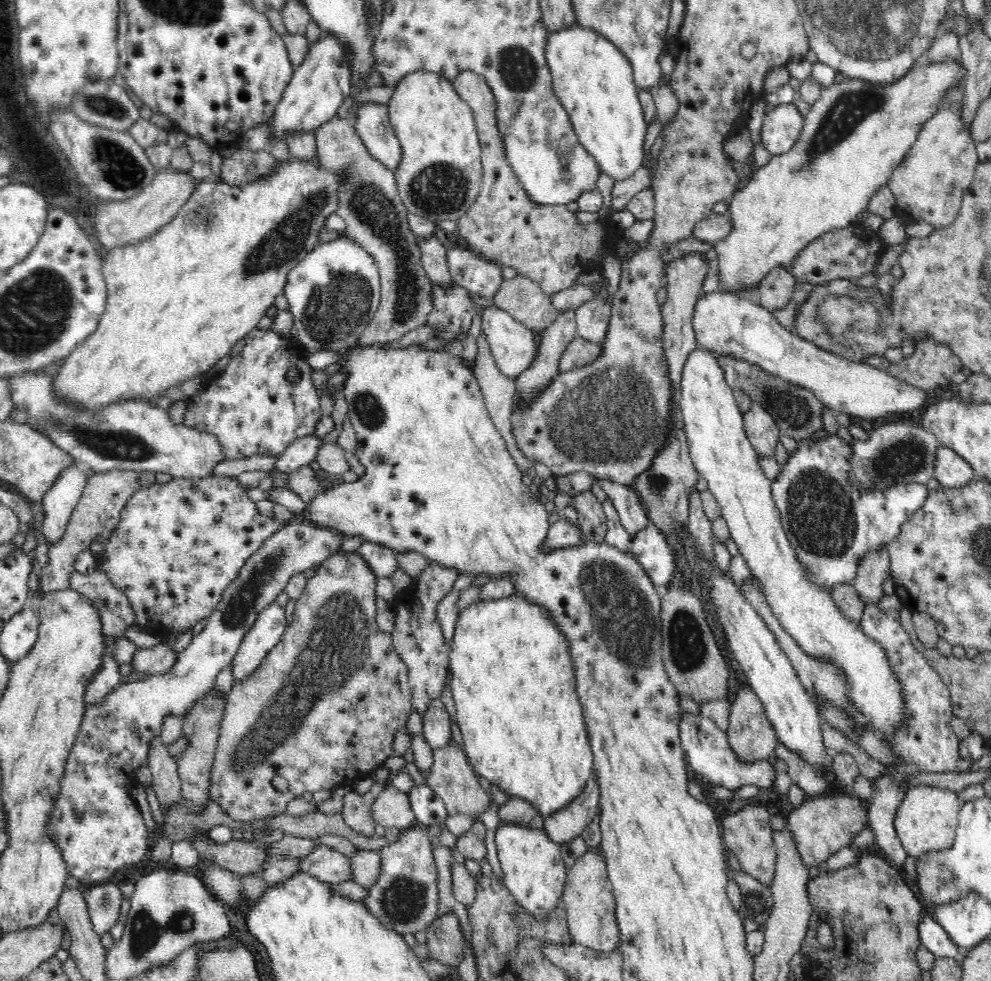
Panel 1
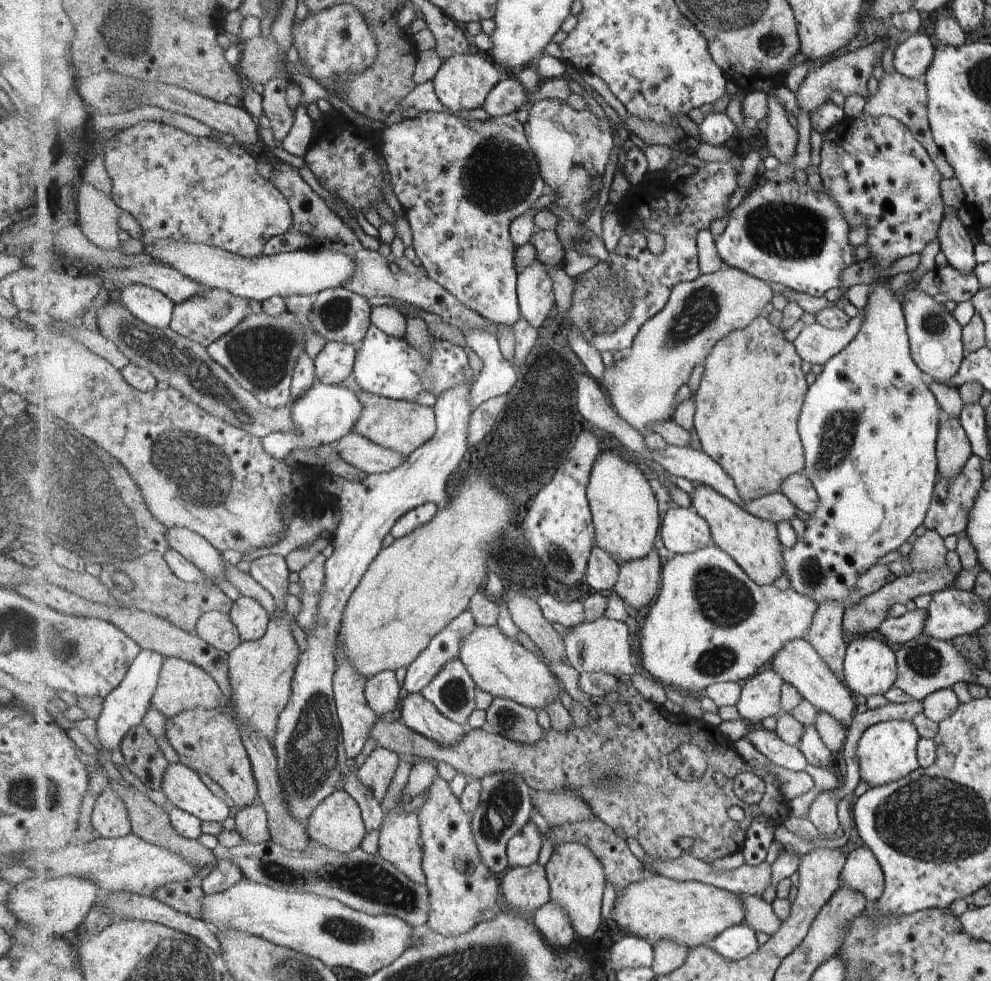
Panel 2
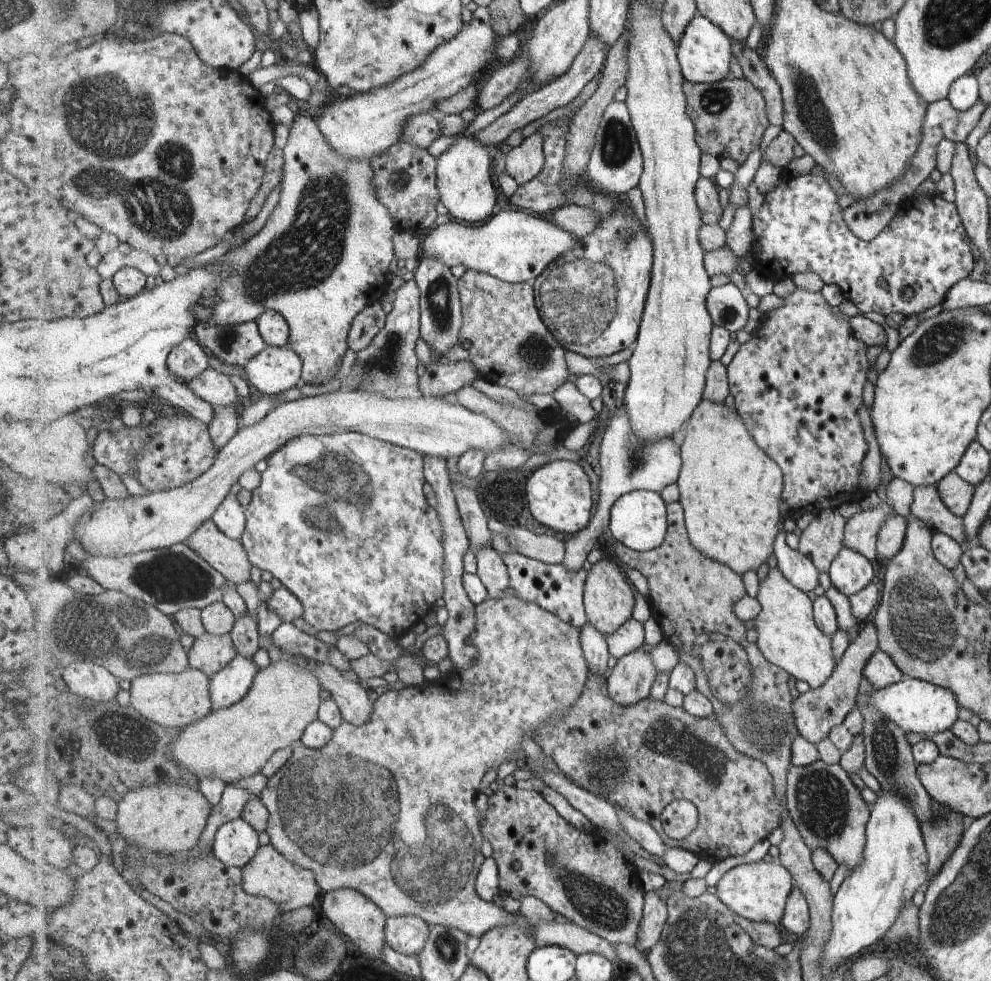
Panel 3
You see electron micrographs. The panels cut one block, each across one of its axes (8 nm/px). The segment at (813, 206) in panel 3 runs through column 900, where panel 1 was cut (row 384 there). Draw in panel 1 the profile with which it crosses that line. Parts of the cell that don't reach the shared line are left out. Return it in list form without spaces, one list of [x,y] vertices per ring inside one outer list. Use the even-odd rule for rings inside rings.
[[[256,328],[251,330],[247,336],[245,337],[247,344],[243,348],[243,351],[239,356],[237,356],[234,360],[232,360],[227,367],[220,372],[219,376],[215,377],[215,381],[206,385],[206,390],[191,398],[186,400],[187,409],[184,413],[184,424],[185,426],[195,428],[200,432],[207,433],[208,435],[213,435],[217,440],[219,440],[220,447],[223,448],[223,454],[227,461],[250,458],[250,456],[254,456],[254,454],[262,454],[264,456],[273,456],[278,457],[282,454],[294,440],[297,438],[302,438],[303,436],[312,435],[312,432],[315,431],[316,422],[320,420],[320,416],[322,415],[322,410],[320,409],[320,398],[322,395],[321,388],[319,385],[319,379],[314,374],[312,368],[303,360],[300,356],[296,355],[296,352],[292,350],[293,344],[289,342],[288,339],[284,337],[282,334],[278,334],[272,330],[272,328],[261,329]],[[290,368],[300,368],[300,372],[302,374],[302,378],[300,382],[297,384],[288,383],[286,381],[286,372],[290,370]]]

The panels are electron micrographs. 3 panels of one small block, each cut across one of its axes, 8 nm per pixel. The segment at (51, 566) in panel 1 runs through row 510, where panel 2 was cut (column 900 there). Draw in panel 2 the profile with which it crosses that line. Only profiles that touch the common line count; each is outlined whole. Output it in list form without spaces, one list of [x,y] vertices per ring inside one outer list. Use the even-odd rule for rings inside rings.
[[[897,71],[889,72],[889,74],[883,73],[879,81],[877,81],[875,94],[869,96],[867,99],[863,113],[877,118],[880,116],[890,116],[895,120],[900,120],[901,124],[904,124],[905,128],[908,128],[909,132],[920,143],[921,148],[924,148],[925,152],[928,152],[940,176],[943,179],[952,177],[951,166],[945,162],[941,149],[935,146],[935,142],[933,142],[931,133],[929,132],[926,119],[926,90],[922,80],[905,78],[905,76],[901,76]]]

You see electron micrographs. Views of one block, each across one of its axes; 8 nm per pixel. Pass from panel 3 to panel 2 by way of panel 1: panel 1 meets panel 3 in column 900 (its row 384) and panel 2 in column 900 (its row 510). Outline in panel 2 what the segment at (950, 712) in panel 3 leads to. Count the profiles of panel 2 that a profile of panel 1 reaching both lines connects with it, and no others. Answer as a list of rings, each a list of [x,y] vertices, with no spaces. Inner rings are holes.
[[[912,721],[881,722],[867,729],[858,741],[857,758],[861,779],[871,788],[908,776],[918,768],[915,744],[918,744],[919,740],[920,736]]]

